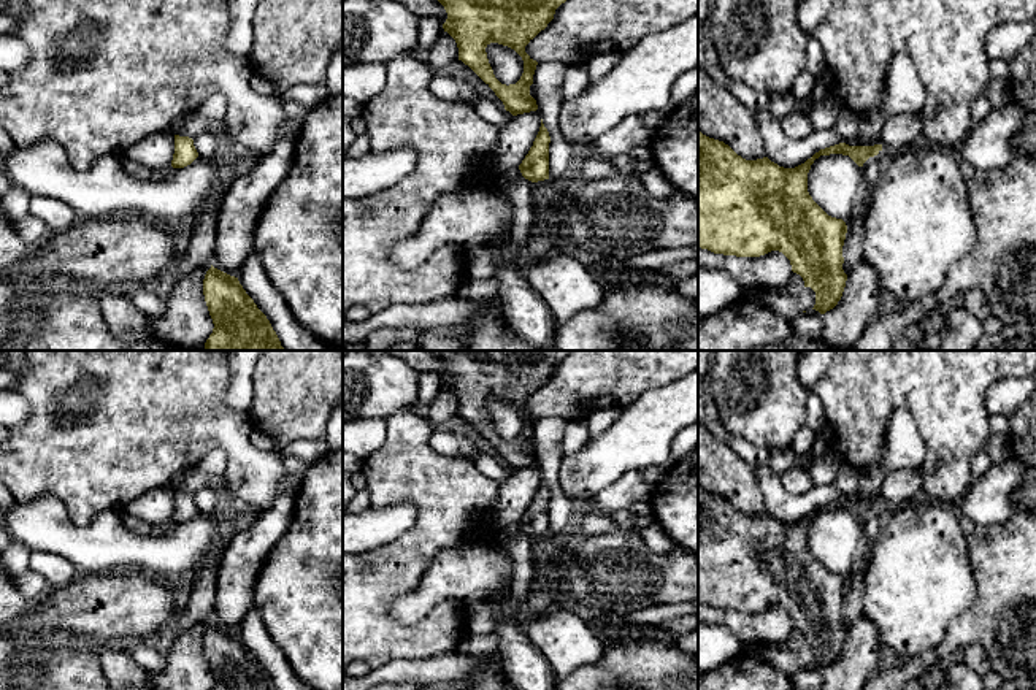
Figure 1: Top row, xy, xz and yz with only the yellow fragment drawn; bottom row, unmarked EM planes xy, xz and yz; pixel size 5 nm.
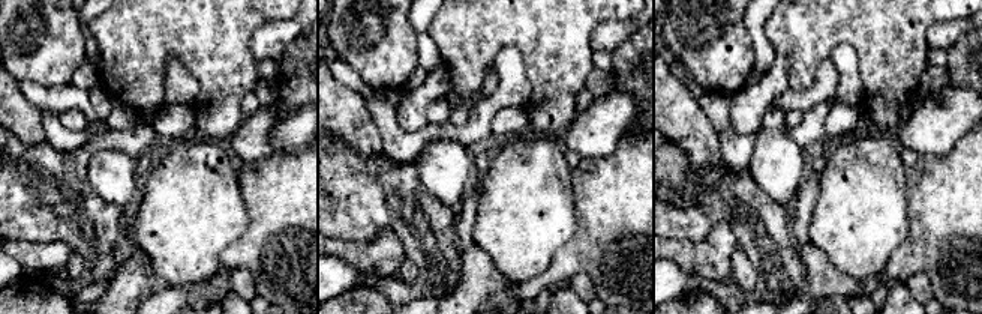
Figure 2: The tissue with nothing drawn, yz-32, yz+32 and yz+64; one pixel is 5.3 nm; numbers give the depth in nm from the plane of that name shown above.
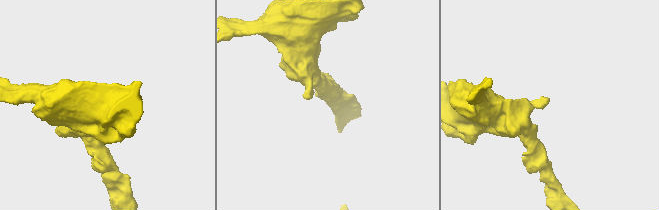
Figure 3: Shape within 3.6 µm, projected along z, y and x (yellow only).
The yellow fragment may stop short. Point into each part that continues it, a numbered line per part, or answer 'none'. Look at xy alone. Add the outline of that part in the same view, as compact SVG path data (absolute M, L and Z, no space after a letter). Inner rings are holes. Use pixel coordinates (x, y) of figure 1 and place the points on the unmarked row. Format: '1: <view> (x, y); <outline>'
none

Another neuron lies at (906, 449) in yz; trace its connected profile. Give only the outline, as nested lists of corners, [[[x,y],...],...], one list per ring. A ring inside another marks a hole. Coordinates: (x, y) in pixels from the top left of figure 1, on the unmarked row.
[[[900,408],[892,412],[887,424],[887,452],[884,462],[873,470],[861,471],[857,492],[841,493],[833,485],[814,485],[804,495],[790,495],[781,484],[781,474],[768,466],[757,466],[755,474],[765,511],[784,523],[795,523],[811,514],[820,504],[846,498],[849,501],[881,500],[881,485],[892,470],[922,470],[927,457],[927,444],[917,431],[911,412]]]

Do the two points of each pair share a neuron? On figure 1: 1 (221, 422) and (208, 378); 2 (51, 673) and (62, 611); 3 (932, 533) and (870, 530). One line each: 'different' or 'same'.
1: same
2: different
3: different

